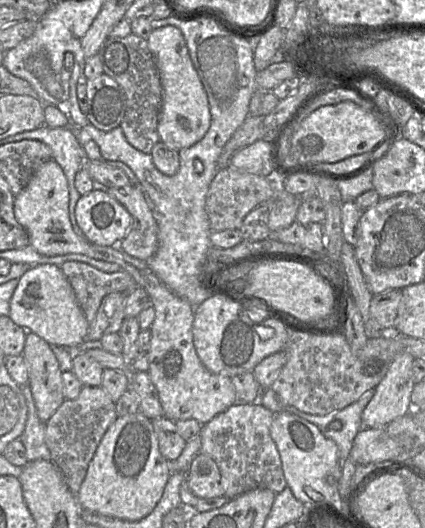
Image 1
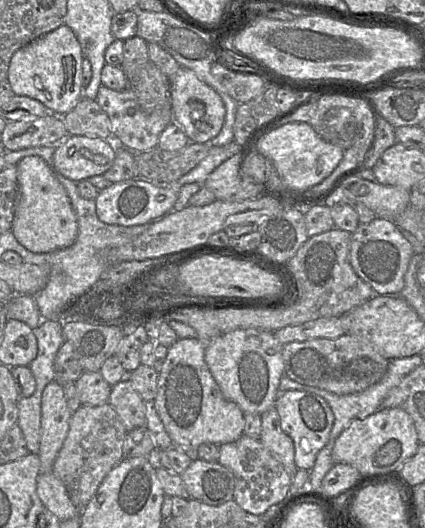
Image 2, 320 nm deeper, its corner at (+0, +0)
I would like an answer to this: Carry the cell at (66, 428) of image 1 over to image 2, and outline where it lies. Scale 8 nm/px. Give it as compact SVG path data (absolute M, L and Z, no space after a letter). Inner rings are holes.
M109 404L81 405L70 418L67 437L53 464L53 474L62 481L76 508L83 510L107 476L123 458L126 429Z

